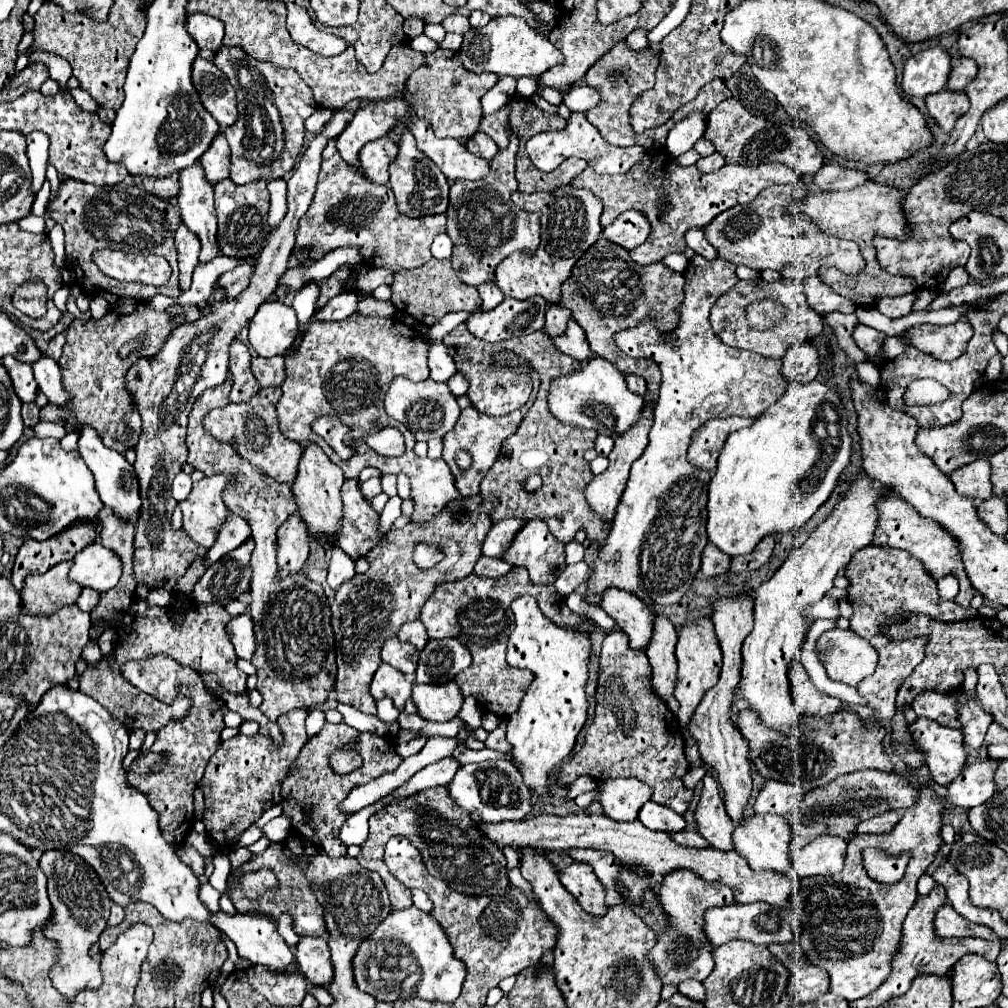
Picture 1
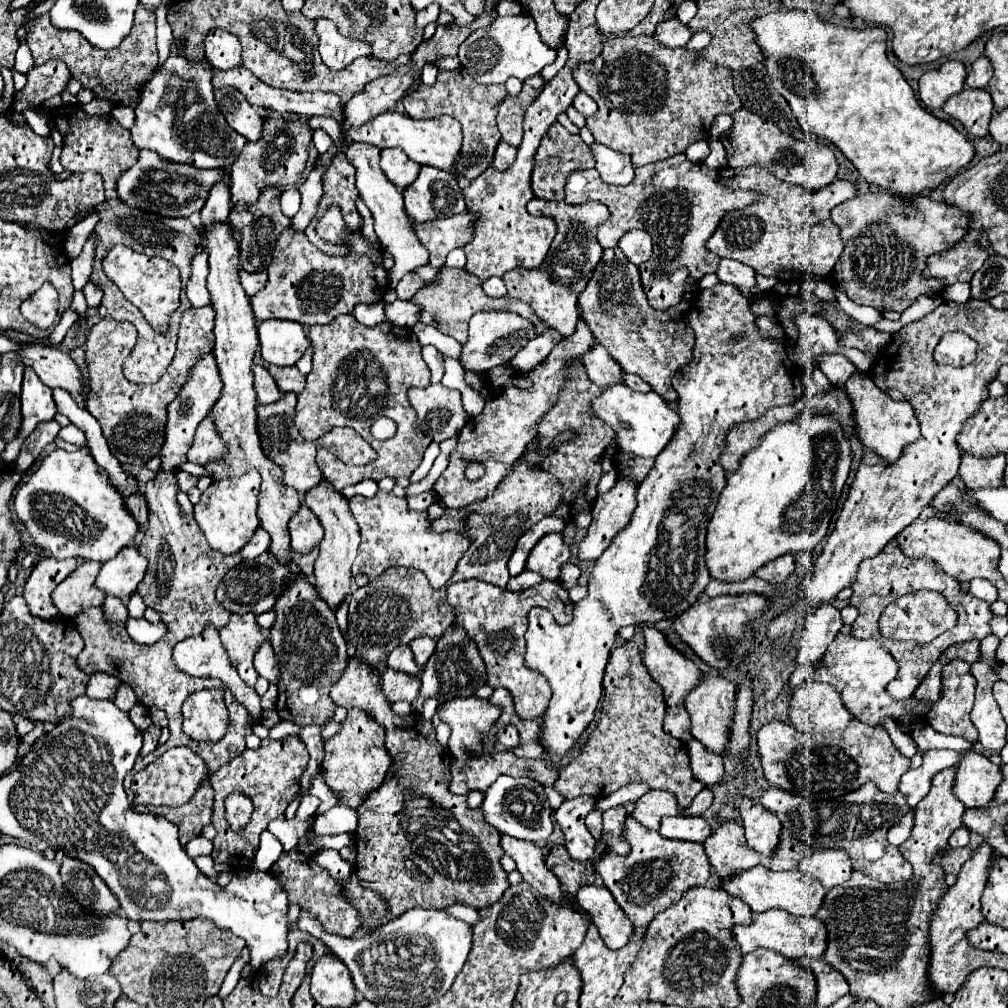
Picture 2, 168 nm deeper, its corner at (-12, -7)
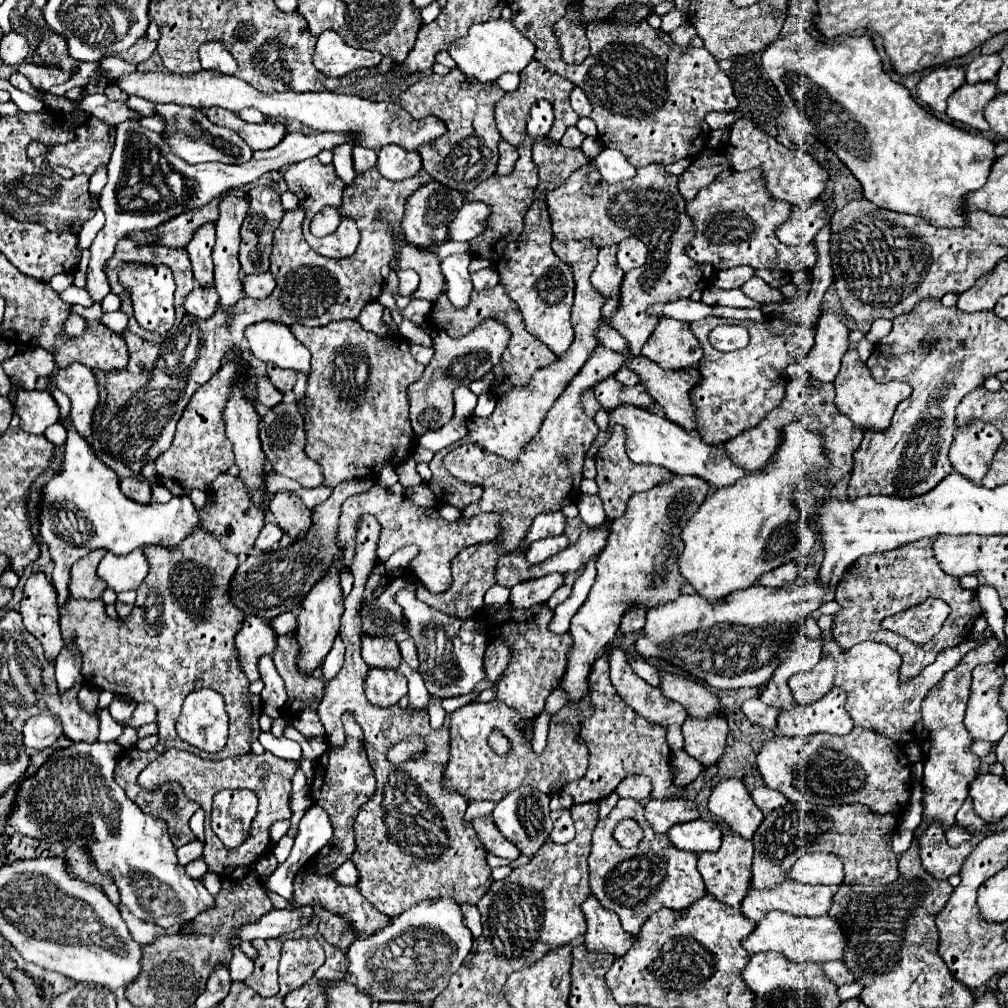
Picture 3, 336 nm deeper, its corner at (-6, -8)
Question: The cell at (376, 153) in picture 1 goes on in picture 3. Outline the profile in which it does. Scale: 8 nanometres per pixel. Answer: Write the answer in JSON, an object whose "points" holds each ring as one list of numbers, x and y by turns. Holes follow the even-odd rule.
{"points":[[388,145,378,151,376,167,382,177,390,181,402,181,416,175,416,171,422,167,422,159,418,153,410,153,402,147]]}

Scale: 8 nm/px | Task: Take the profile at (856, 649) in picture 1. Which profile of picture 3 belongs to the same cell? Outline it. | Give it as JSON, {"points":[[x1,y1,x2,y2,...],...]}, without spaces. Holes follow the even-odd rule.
{"points":[[989,626,985,629,984,634,985,637,981,641,964,641,956,647,940,651,936,655,934,663,930,663,916,679,902,683,902,687,898,683,898,667,900,667,902,659,894,649,890,649,884,643,864,641,864,643,858,643,844,651,832,639,832,641,824,643,820,663,816,663,816,667,812,667,810,671,792,675,788,685,792,689,796,703,812,703,818,697,822,697,830,687,834,687,834,685,842,687,848,693,846,709,848,709,854,725,870,729,870,731,884,735,888,739,894,739,898,743,908,743,920,735,920,723,922,723,920,707,922,707,922,701,928,695,928,691,944,677,946,671,950,671,952,667,956,667,960,663,962,655,966,655,970,649,976,649,994,637]]}

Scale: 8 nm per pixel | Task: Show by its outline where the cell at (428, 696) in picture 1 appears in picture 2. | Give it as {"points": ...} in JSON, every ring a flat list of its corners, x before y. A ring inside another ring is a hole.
{"points":[[478,696,454,698,454,700,446,702,446,704,442,704,440,720,450,724,450,728,452,728,452,736,448,740,448,750,450,750,450,756,452,756,452,764,450,764,450,774,452,774,450,792,452,794,466,796,470,790,484,792,502,774,514,776,514,778,516,776,528,776,528,778,536,780,542,786,554,786,554,782,558,778,558,768,552,762,546,762,542,758,526,760,526,758,506,756,506,754,496,756,494,746,488,742,488,732,496,724,500,714,502,714,500,706,494,706,488,700,482,700]]}

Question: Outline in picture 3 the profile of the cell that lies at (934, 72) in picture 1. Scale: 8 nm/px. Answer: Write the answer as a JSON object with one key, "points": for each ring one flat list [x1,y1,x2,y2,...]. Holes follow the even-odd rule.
{"points":[[942,67,924,75,918,83,918,97,934,111,946,111,946,99,964,83,962,67]]}

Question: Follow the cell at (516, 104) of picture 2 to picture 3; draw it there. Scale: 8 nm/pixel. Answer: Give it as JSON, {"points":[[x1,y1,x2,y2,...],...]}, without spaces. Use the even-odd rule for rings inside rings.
{"points":[[532,61,532,63,522,71,520,79,522,79,522,81,520,81,520,87,518,87,516,91,512,91,512,93,506,93,506,95,496,103,496,107,494,107,494,119,496,119,496,127,498,127,500,135,502,135,502,139,508,141,510,145,518,147,518,145,524,141,526,115,528,115,532,103,538,101,538,99,548,99,550,103,554,103,554,111,556,111,556,121,554,121,552,131,548,133,548,137,554,139,554,141,560,141,562,135,564,135,564,131,566,131,568,127,576,125,576,121,580,119,580,117,572,111,572,107,570,107,570,89,574,89,574,85,572,85,568,79,550,73,540,61]]}

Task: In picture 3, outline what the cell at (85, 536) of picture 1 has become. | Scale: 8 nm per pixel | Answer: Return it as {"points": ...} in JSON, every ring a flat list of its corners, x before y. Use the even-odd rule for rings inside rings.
{"points":[[36,571,28,577,20,613,24,627,40,639,46,659,56,659,64,647,58,627,58,593,44,571]]}

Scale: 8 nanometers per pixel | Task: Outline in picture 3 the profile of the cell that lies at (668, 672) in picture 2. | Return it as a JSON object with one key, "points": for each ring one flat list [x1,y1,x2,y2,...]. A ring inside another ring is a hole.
{"points":[[662,669,658,671,658,675,660,675,660,691,664,693,664,697,684,705,684,709,690,717,704,719,712,713,724,711,720,701,700,683,694,683,682,675,672,675]]}

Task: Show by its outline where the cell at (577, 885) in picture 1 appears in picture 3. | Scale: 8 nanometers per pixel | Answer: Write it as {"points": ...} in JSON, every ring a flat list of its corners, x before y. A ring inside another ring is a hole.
{"points":[[590,895,582,903,582,911,586,915,588,925,584,945,590,951,612,953,616,957,622,957,630,947,630,935,622,929,618,915,612,915,612,911,604,909,594,895]]}

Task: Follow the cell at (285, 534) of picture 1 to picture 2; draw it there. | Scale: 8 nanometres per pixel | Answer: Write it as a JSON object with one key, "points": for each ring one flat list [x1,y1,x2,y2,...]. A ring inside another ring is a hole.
{"points":[[300,492,300,510,298,514,294,514,294,518,290,518,290,546,296,552,310,552,314,544,318,544,322,540,322,526,318,522,318,518,314,516,314,512,310,508,306,508,304,504,304,492]]}

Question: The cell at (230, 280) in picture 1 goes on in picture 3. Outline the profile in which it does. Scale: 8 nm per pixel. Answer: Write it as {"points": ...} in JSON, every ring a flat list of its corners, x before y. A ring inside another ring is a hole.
{"points":[[260,273,260,275,246,275,242,279,242,289,244,289,244,295,246,297,256,297,256,299,262,299,262,297,268,297,274,289,274,279,270,273]]}

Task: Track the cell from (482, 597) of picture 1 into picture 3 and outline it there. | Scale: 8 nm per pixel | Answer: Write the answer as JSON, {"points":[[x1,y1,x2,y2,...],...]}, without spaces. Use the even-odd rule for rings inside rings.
{"points":[[506,603,496,611,482,607,478,615,480,619,476,623,478,631,482,631,484,635,490,635,492,639,500,637,500,641,504,641,512,649,512,659,496,685,498,687,496,699,516,709,524,719,532,719,540,715,540,711,544,709,546,697,558,687,560,675,564,675,564,659,566,659,566,651,570,647,572,637,570,633,554,635,548,629,552,617,554,617,554,611,546,603,538,603,530,609,514,607,512,603]]}

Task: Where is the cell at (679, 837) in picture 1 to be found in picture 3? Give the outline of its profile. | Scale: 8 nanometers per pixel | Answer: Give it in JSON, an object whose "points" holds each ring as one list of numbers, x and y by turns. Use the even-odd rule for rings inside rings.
{"points":[[620,799,608,819,598,821,596,831,592,833,592,851,588,857,592,893,606,909,614,911,620,917,624,931,628,931,630,935,636,935,642,923,658,909,670,907,680,911,690,907,696,899,700,899,700,895,706,893,704,881,696,867,696,855,672,847,668,843,668,835,654,833,640,809,642,805,638,801],[624,819,634,819,644,831,644,839,630,849,622,847,614,839,614,829]]}

